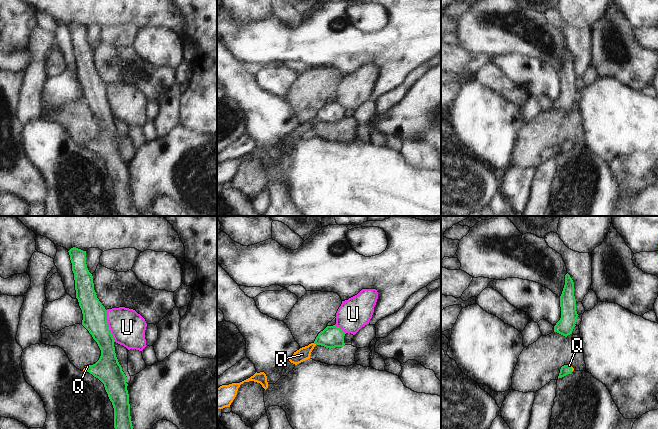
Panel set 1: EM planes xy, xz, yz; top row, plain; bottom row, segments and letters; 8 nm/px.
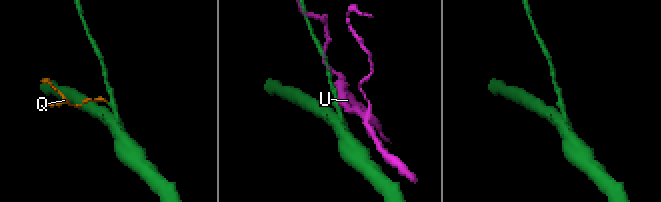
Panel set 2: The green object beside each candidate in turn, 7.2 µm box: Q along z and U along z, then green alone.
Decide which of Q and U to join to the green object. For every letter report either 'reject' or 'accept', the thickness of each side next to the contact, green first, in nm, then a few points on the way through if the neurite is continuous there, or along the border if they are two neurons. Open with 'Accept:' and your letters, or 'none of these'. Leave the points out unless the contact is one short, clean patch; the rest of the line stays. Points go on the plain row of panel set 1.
Accept: Q
Q: accept | 180/100 nm | across xz (332, 112), (315, 119), (302, 130)
U: reject | 190/280 nm

